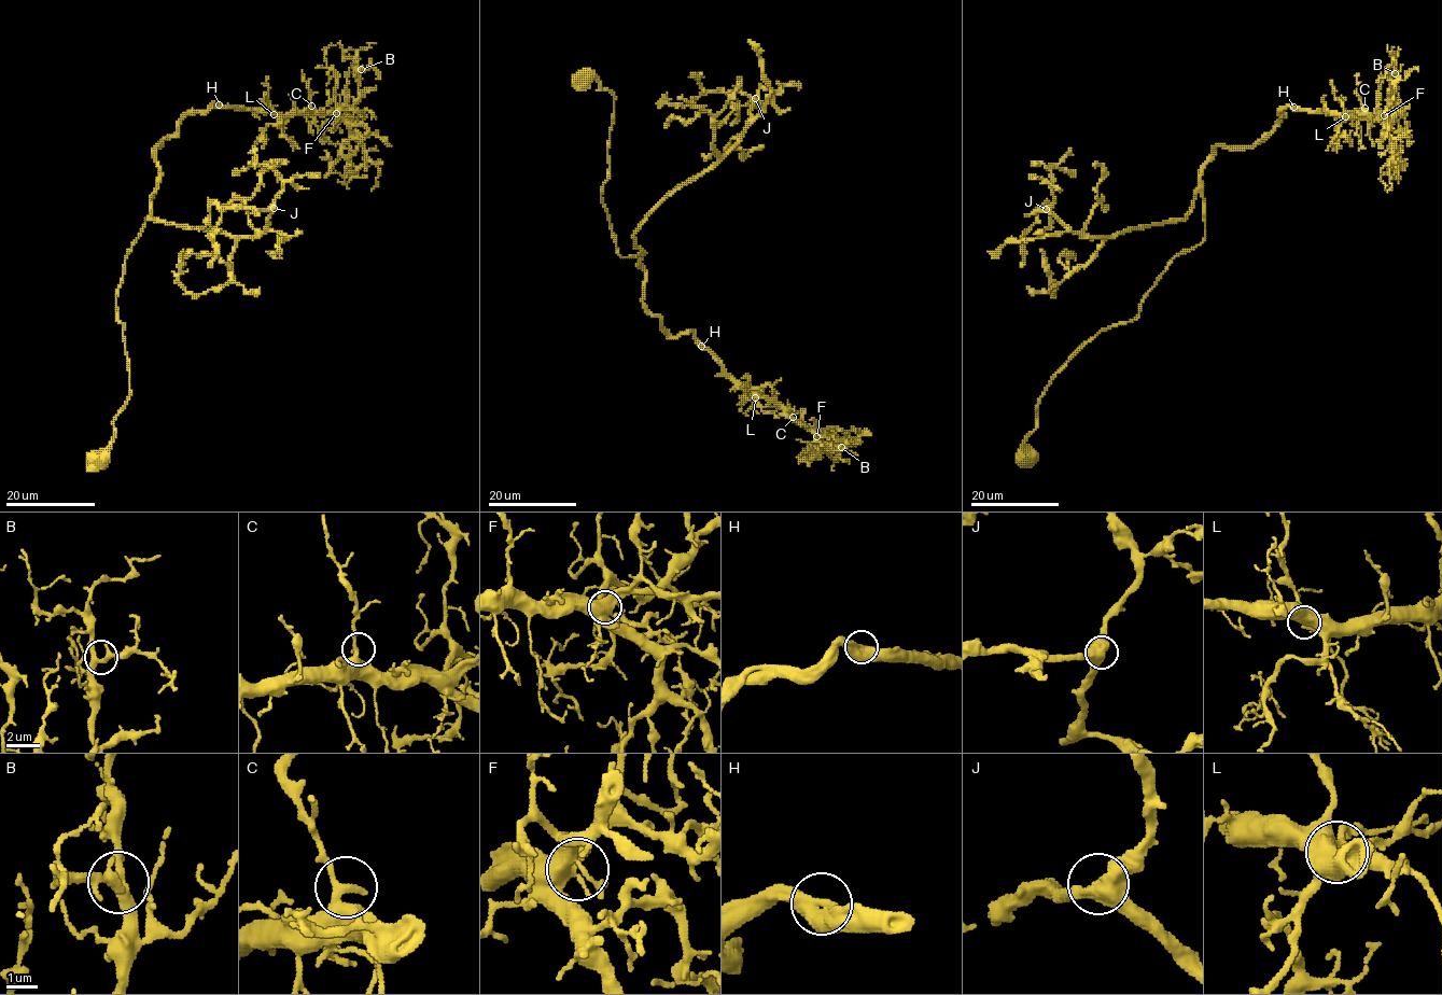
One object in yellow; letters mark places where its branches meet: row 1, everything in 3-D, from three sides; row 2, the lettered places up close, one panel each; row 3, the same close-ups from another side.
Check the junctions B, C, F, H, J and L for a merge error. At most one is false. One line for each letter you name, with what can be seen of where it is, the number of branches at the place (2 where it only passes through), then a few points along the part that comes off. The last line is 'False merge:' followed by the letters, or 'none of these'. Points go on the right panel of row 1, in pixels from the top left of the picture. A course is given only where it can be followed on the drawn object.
False merge: none of these

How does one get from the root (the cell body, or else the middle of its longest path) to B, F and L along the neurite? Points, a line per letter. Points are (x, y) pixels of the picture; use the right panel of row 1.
B: (1025, 456), (1050, 378), (1202, 241), (1213, 150), (1254, 146), (1286, 107), (1377, 115), (1395, 73)
F: (1025, 456), (1050, 378), (1202, 241), (1200, 168), (1216, 146), (1254, 146), (1286, 107), (1384, 115)
L: (1025, 456), (1050, 378), (1202, 241), (1213, 150), (1254, 146), (1286, 107), (1345, 116)

